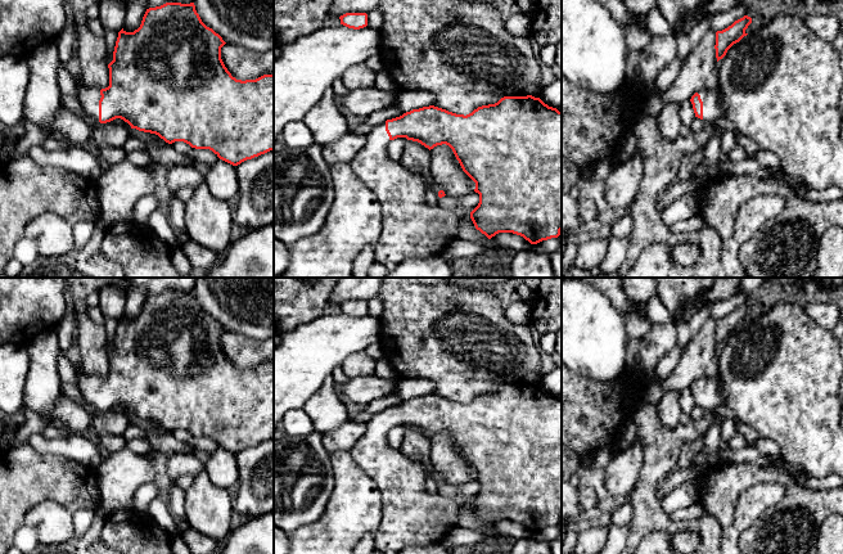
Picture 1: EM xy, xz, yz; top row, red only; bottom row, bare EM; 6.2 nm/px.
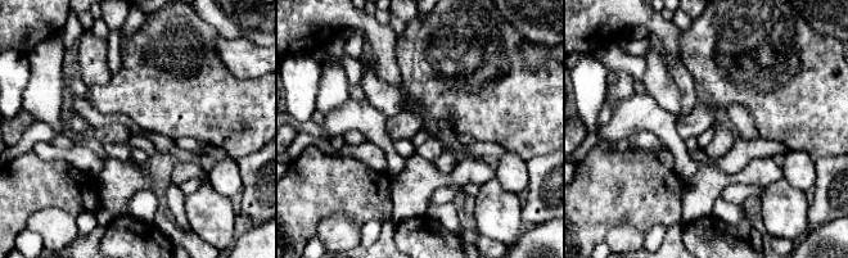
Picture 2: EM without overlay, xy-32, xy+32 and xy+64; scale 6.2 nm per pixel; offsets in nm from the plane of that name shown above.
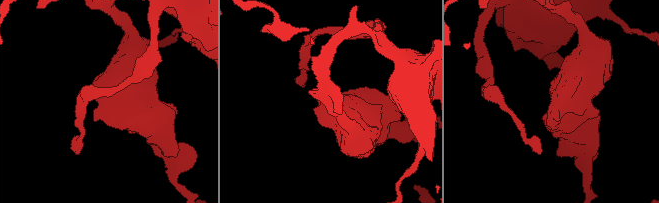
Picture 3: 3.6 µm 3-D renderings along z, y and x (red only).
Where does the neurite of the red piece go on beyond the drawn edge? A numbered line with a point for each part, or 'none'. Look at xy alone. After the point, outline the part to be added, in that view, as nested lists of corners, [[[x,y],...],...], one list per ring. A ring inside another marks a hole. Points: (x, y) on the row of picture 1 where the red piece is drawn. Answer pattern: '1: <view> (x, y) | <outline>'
1: xy (89, 98) | [[[78,80],[78,102],[84,111],[94,120],[99,121],[99,100],[102,98],[100,89],[86,87]]]

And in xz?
1: xz (410, 229) | [[[386,122],[374,126],[366,135],[365,145],[352,158],[351,168],[382,206],[382,234],[374,246],[374,258],[393,270],[407,258],[439,256],[447,243],[457,238],[459,226],[470,212],[430,207],[425,201],[428,186],[424,179],[388,156],[389,143]]]

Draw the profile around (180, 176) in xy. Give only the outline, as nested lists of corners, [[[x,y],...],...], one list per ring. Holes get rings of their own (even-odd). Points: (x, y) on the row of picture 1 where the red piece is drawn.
[[[175,166],[170,168],[166,184],[170,192],[175,193],[181,188],[197,188],[204,184],[204,176],[195,166]]]

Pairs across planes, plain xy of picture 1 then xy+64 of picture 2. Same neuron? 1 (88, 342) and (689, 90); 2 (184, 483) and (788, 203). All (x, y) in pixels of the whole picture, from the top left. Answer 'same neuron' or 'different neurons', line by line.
1: same neuron
2: different neurons

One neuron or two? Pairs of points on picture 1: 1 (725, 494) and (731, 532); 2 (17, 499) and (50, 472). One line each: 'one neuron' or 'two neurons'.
1: two neurons
2: one neuron

